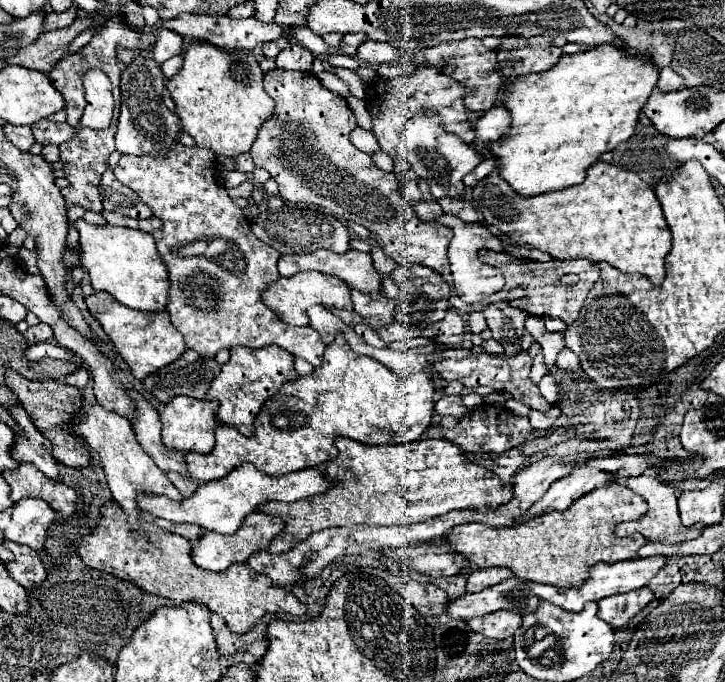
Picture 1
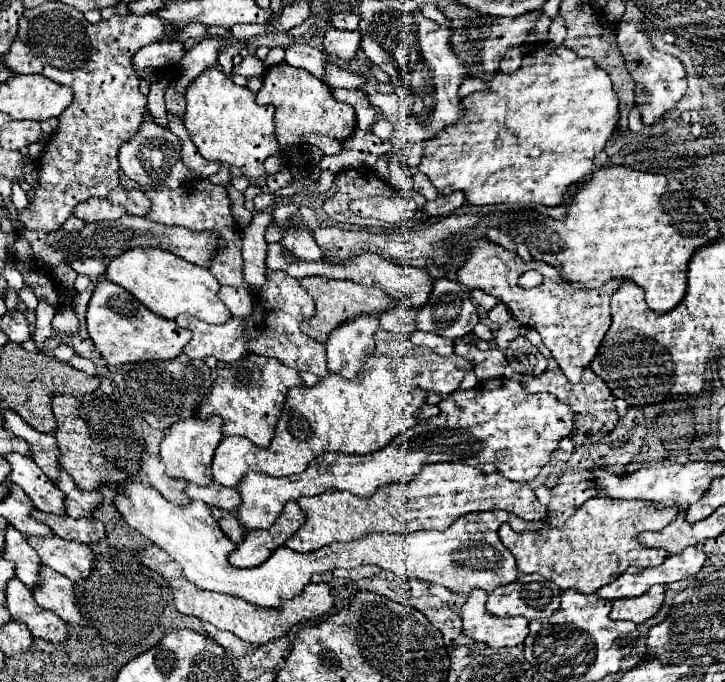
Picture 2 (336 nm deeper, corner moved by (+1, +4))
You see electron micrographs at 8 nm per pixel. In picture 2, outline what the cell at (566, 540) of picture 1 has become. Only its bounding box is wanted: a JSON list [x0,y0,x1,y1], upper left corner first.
[498,497,678,595]

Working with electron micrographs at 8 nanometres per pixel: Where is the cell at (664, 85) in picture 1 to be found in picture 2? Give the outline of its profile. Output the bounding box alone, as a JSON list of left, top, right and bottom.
[616,1,686,123]

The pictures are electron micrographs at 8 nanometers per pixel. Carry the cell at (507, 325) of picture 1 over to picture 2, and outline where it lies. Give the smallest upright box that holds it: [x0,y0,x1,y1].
[506,335,548,375]

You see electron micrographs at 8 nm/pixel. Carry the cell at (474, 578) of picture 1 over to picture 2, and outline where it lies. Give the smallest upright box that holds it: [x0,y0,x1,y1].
[462,589,528,647]

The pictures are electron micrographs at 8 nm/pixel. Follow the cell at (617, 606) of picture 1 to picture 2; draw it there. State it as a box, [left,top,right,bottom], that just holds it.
[610,585,664,623]

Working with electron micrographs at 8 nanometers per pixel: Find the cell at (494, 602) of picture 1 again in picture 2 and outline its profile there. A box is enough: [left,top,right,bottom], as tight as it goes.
[486,575,560,619]

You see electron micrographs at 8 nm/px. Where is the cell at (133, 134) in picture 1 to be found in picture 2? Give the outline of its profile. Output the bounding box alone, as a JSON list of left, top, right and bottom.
[118,117,190,189]

